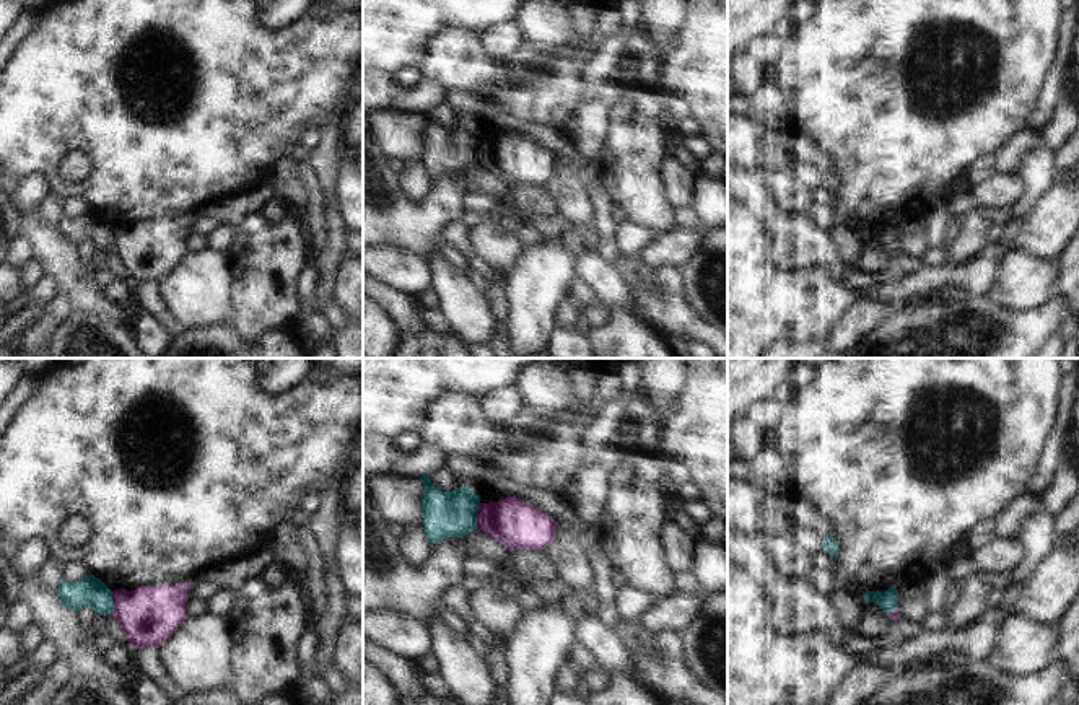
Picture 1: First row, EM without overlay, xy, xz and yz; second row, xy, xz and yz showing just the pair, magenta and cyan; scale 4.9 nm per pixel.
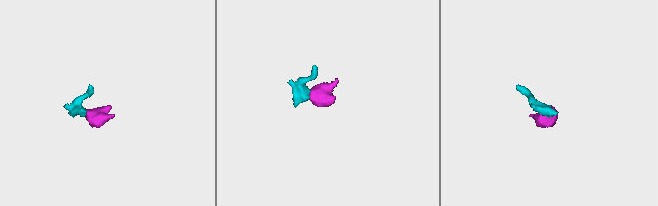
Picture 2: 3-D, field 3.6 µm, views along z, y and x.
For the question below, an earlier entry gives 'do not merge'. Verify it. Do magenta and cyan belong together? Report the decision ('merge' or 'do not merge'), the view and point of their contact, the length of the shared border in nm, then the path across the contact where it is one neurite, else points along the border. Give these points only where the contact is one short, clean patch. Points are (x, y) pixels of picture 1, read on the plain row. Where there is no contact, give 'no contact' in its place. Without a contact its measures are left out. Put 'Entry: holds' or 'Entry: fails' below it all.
do not merge | xz (477, 152) | 130 nm | along xz (480, 139), (476, 163)
Entry: holds

